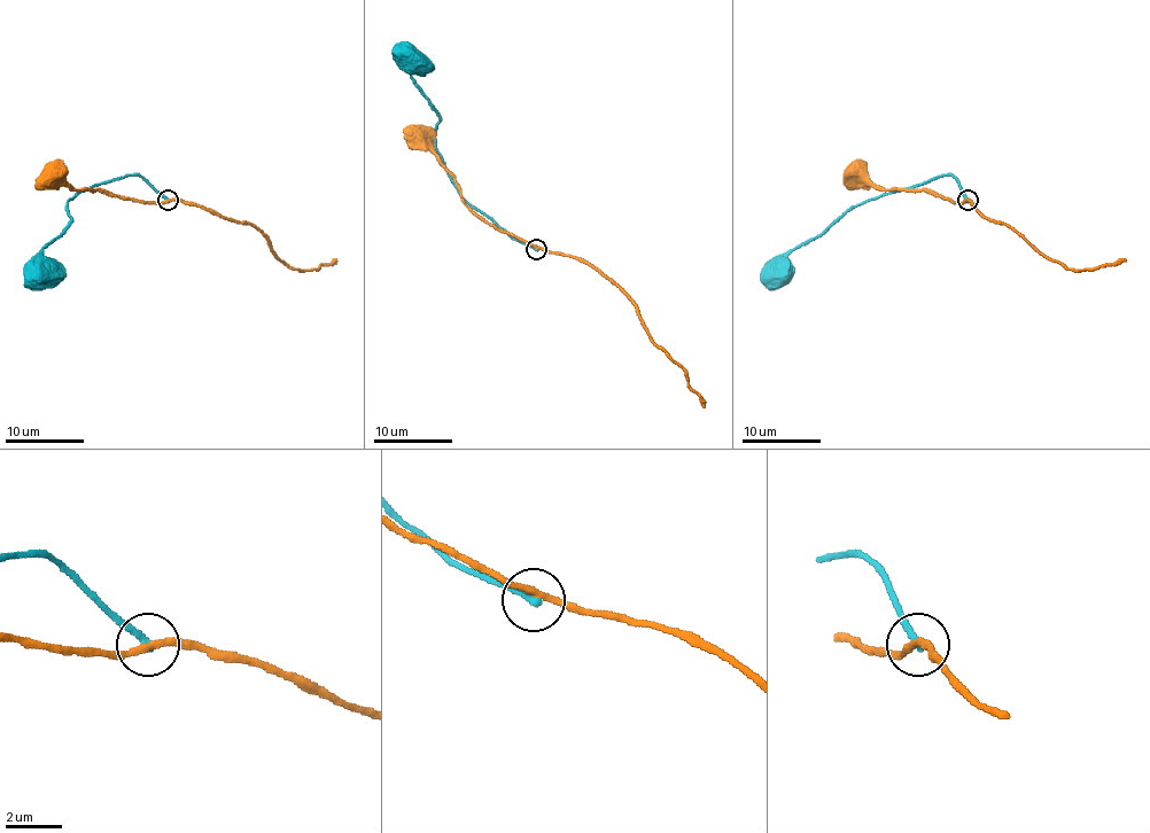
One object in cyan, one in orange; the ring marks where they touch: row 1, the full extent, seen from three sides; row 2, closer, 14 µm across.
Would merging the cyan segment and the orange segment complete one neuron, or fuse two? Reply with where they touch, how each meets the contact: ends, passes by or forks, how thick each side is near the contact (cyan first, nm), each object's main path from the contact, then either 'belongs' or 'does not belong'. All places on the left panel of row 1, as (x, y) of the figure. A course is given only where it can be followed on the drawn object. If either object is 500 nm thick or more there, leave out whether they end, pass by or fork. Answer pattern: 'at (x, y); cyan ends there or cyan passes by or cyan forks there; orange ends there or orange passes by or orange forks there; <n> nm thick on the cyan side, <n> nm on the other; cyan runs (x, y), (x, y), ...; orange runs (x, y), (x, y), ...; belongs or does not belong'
at (168, 200); cyan ends there; orange passes by; 300 nm thick on the cyan side, 240 nm on the other; cyan runs (168, 201), (137, 174), (80, 191), (67, 203), (71, 223), (43, 248), (43, 274); orange runs (168, 201), (211, 209), (230, 218), (249, 223), (267, 239), (271, 250), (293, 267), (315, 270), (336, 258); does not belong

